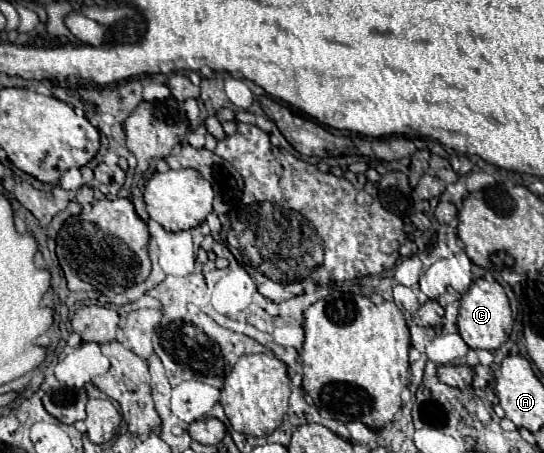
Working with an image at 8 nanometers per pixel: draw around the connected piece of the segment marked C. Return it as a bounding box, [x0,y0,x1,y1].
[457,278,513,352]

